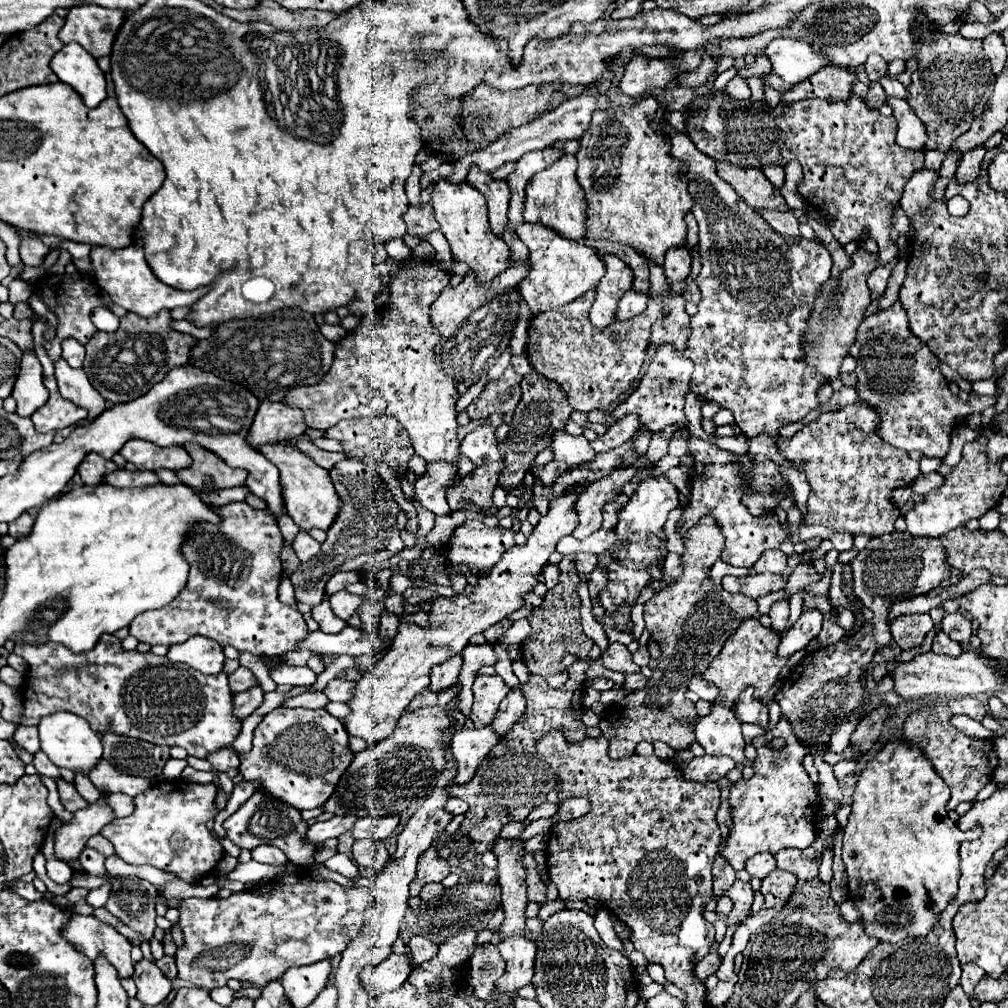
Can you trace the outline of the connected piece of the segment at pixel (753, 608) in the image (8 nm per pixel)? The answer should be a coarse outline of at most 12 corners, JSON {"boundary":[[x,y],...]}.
{"boundary":[[705,516],[683,576],[645,602],[653,676],[599,720],[613,760],[695,742],[685,698],[757,602],[705,612],[725,538]]}

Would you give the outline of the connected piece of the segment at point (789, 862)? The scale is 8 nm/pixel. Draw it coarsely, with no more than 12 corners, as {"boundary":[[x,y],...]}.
{"boundary":[[841,826],[805,850],[775,854],[777,868],[797,880],[815,880],[823,850],[833,848]]}

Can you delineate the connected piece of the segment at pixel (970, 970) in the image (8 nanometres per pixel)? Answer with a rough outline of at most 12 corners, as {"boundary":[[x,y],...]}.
{"boundary":[[963,964],[961,988],[971,994],[985,972]]}

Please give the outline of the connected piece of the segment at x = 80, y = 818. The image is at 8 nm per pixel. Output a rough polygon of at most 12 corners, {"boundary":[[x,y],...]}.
{"boundary":[[107,794],[63,824],[55,854],[79,858],[85,842],[115,818]]}

